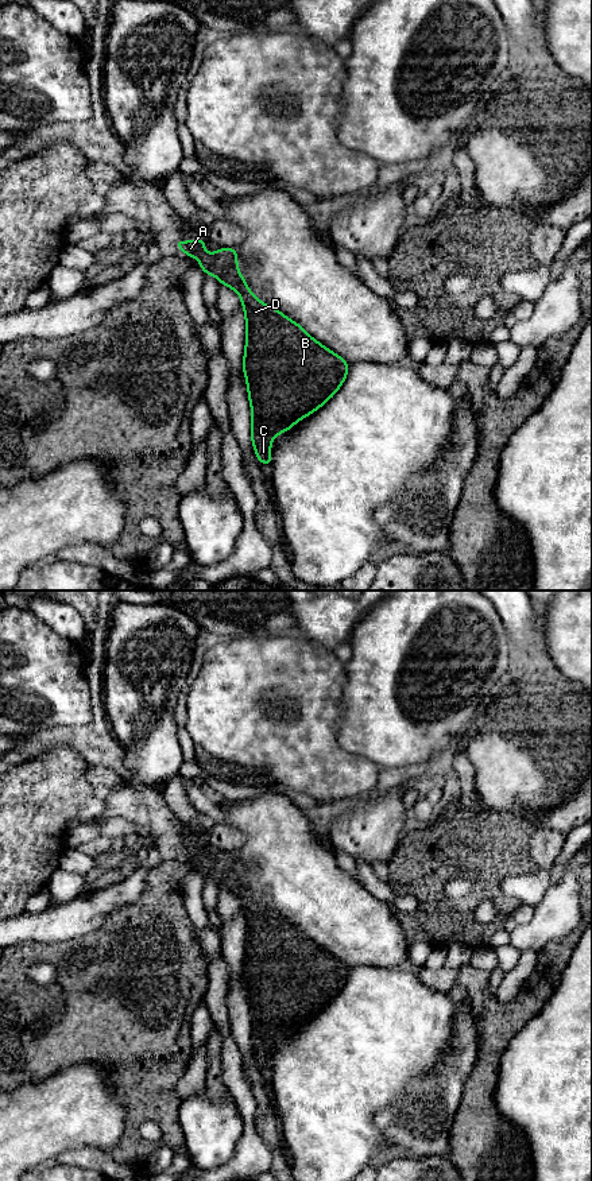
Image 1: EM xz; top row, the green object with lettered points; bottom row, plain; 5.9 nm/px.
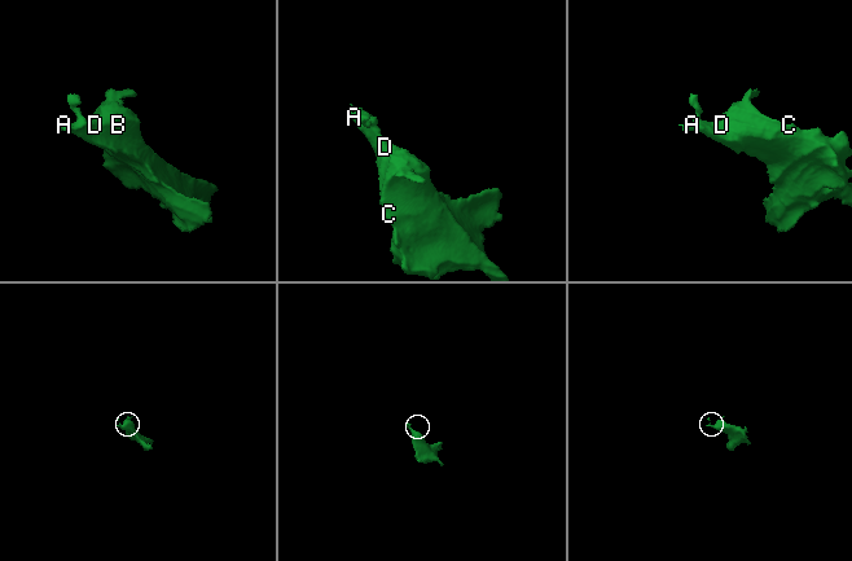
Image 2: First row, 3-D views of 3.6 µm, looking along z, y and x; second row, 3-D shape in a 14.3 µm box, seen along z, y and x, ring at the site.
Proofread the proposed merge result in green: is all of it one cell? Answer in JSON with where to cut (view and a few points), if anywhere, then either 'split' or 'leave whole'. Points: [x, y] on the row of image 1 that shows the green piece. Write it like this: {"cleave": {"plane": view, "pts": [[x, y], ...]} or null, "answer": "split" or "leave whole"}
{"cleave": null, "answer": "leave whole"}

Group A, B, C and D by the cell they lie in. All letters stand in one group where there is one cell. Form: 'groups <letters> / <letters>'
groups A B C D

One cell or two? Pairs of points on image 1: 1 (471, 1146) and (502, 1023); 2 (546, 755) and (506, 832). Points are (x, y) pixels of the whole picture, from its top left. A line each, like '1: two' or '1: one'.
1: one
2: two

